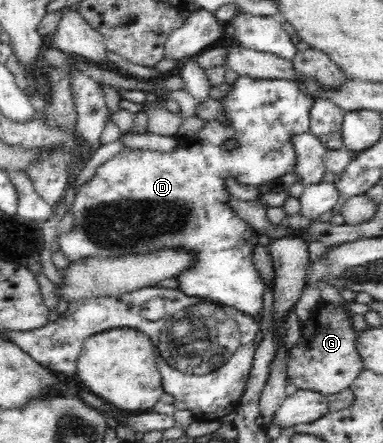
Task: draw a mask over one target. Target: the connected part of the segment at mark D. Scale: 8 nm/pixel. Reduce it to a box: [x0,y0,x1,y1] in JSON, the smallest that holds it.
[54,76,314,319]

